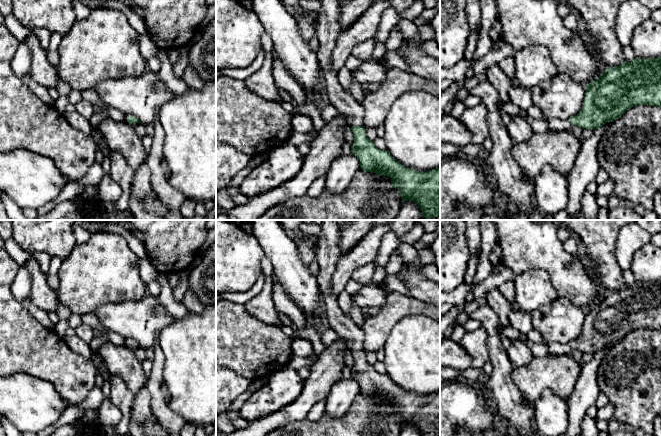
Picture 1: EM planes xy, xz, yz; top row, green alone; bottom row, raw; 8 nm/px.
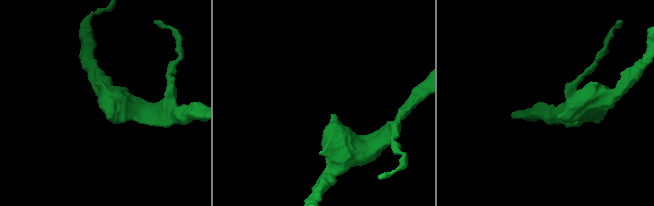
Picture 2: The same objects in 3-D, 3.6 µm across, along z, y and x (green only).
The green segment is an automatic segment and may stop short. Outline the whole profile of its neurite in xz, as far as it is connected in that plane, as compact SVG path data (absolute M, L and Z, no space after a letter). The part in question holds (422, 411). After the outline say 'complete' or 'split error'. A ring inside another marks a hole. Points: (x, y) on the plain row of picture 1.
M323 220L320 226L322 234L316 238L318 244L316 259L319 264L319 273L316 279L321 292L325 320L329 327L336 331L339 338L344 338L352 348L351 354L354 358L354 366L351 369L351 376L358 382L360 392L364 396L373 396L379 400L390 401L392 410L399 414L402 426L415 425L422 436L440 436L440 391L426 396L406 392L396 385L387 374L378 373L373 365L367 362L366 353L362 349L364 333L349 315L343 313L338 304L338 297L331 290L331 280L341 257L338 222L337 220Z; split error

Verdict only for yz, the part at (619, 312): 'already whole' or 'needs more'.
needs more

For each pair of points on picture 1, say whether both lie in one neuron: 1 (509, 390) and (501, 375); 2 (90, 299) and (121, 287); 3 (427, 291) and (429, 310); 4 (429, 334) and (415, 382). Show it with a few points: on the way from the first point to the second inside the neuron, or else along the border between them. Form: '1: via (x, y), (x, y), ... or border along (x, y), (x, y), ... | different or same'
1: via (505, 386), (501, 379) | same
2: via (98, 291), (102, 287), (113, 287) | same
3: border along (410, 296), (429, 304) | different
4: via (426, 346), (417, 370) | same

